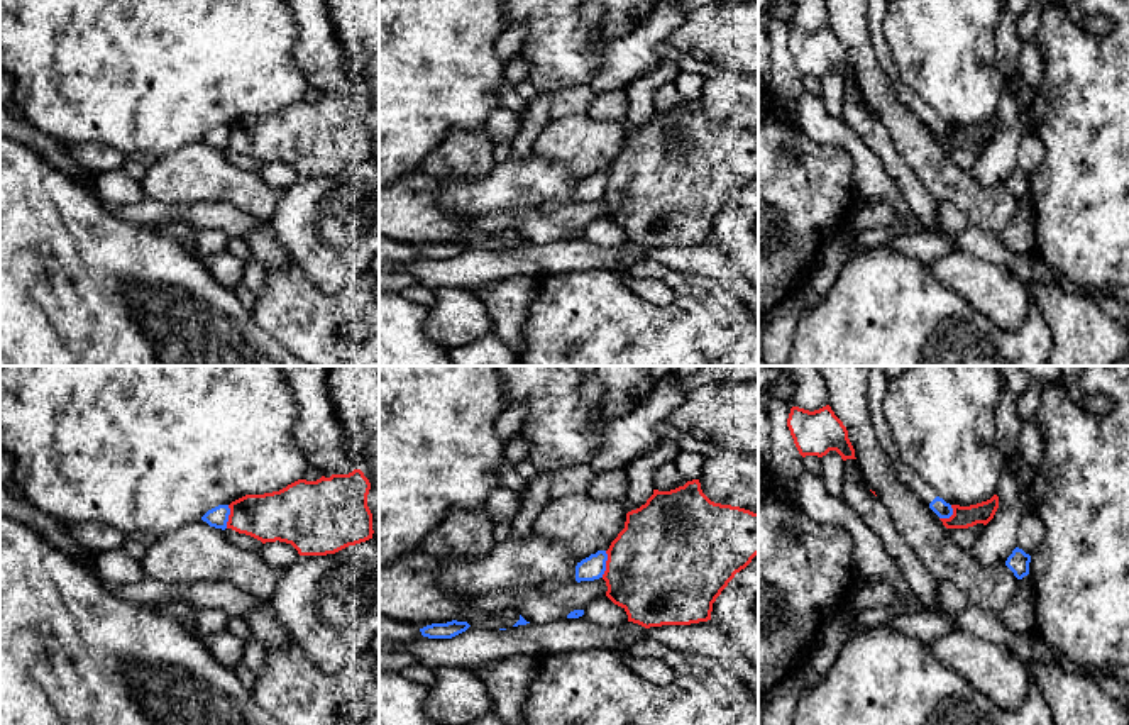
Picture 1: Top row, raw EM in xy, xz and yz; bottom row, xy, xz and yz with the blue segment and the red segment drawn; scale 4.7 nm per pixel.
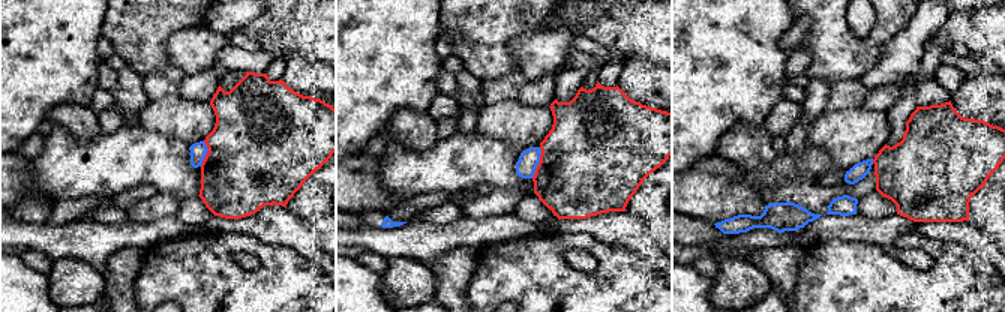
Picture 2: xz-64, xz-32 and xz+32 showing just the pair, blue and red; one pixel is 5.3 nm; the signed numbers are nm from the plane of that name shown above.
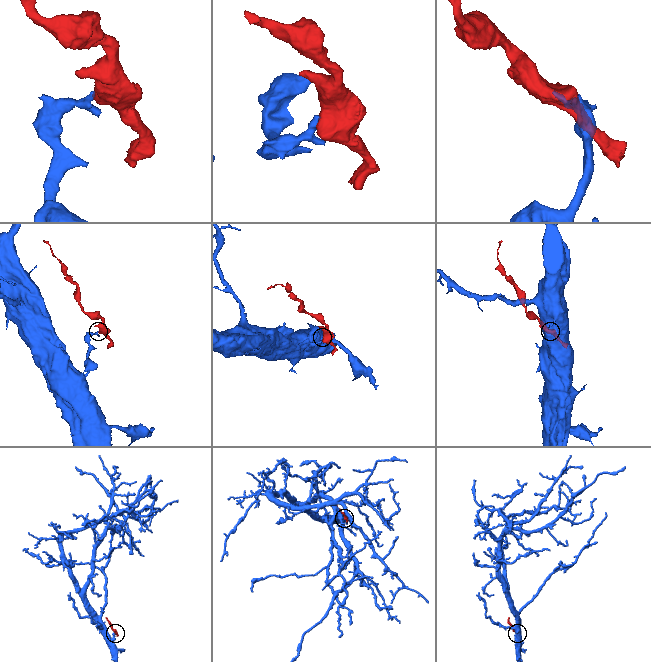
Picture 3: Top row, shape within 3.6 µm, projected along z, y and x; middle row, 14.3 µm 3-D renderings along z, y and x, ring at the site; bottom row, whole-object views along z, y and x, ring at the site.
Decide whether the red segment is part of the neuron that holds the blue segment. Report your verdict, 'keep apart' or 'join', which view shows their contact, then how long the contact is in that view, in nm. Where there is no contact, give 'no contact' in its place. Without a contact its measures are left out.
keep apart; contact in xz; length 130 nm

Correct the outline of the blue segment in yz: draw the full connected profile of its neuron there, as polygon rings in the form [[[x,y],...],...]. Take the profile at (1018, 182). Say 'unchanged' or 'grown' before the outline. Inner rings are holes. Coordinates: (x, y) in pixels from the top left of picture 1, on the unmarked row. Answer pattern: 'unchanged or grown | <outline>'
unchanged | [[[1016,168],[1012,174],[1007,178],[1005,186],[1014,193],[1017,200],[1022,200],[1029,195],[1031,176],[1022,169]]]

